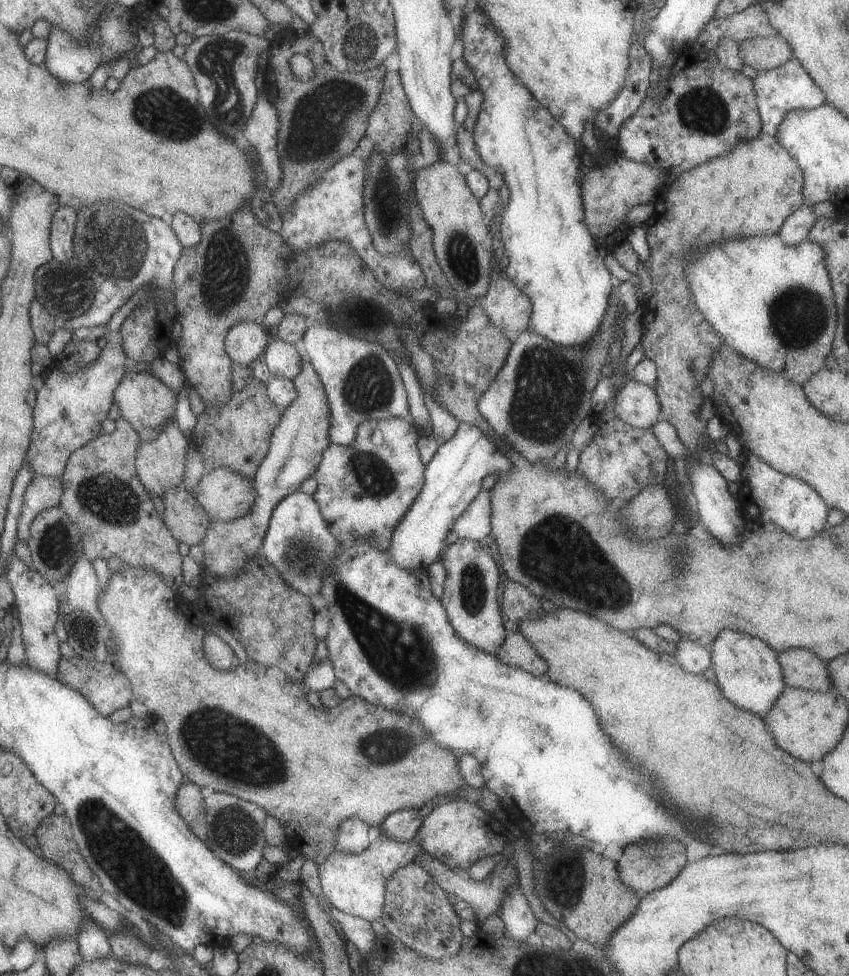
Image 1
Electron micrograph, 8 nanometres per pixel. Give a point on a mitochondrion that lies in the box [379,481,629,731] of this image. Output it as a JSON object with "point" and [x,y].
{"point":[558,547]}

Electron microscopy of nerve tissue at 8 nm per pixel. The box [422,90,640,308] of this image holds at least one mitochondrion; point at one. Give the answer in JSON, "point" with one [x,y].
{"point":[460,257]}

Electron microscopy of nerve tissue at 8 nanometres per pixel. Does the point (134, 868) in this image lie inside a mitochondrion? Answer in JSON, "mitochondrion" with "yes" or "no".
{"mitochondrion":"yes"}

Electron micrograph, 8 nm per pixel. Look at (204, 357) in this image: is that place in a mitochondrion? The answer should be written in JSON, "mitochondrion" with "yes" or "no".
{"mitochondrion":"no"}

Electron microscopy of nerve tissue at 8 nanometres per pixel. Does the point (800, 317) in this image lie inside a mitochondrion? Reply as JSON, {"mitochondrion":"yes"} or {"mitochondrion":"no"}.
{"mitochondrion":"yes"}

